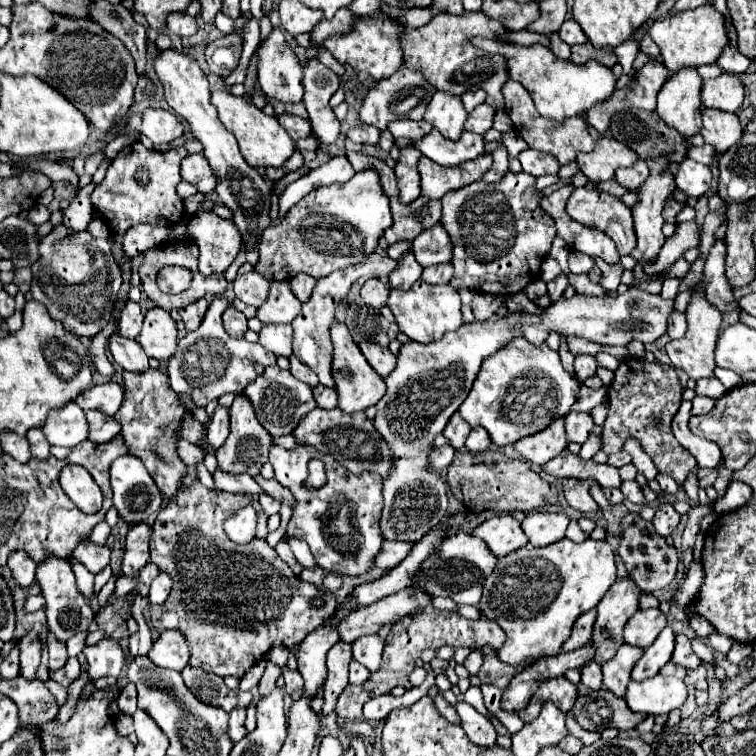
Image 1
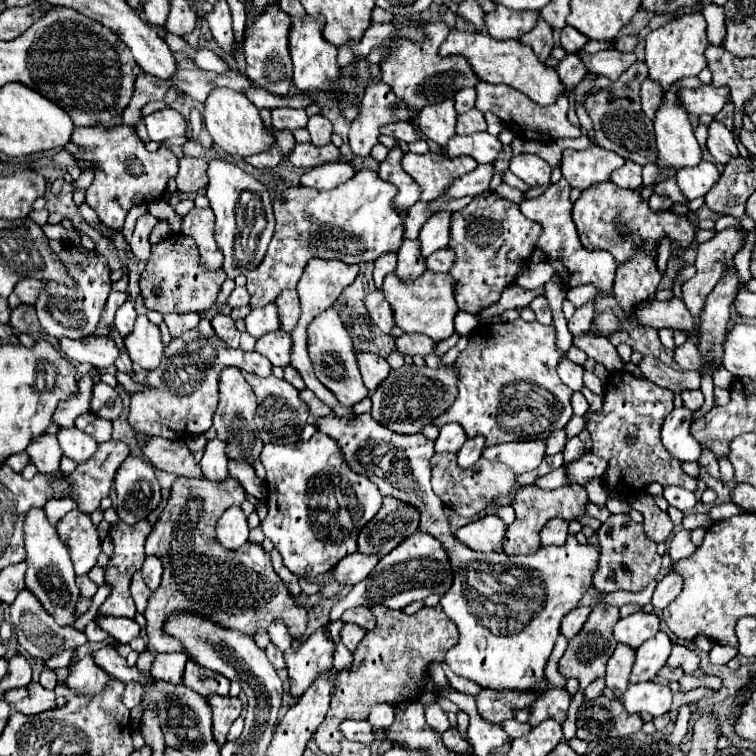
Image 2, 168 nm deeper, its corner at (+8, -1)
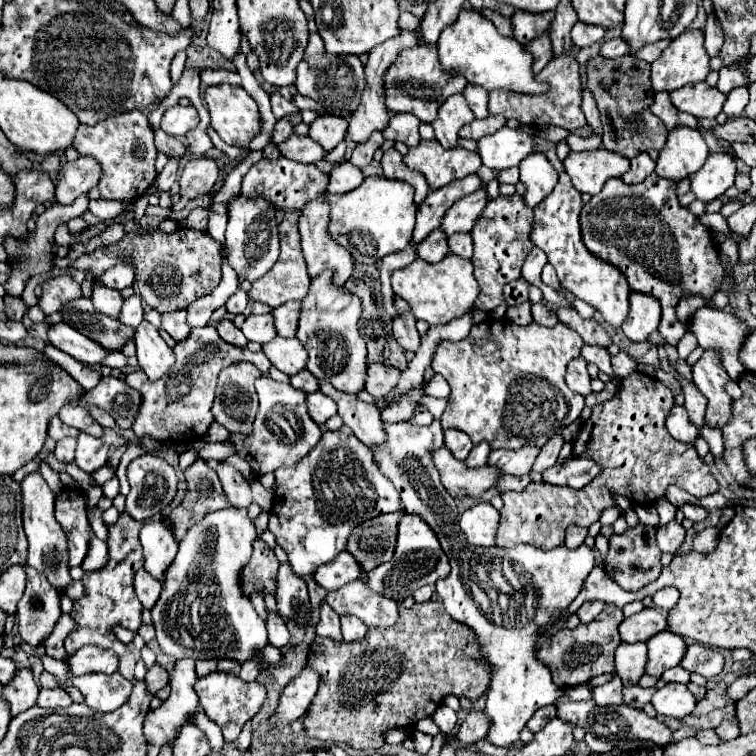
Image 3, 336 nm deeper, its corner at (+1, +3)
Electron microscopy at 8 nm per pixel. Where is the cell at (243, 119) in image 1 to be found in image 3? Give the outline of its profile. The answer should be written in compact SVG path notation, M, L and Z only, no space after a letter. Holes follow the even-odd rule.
M220 83L204 89L204 101L210 111L210 125L212 129L230 145L248 147L248 143L260 133L260 111L256 101L238 85Z

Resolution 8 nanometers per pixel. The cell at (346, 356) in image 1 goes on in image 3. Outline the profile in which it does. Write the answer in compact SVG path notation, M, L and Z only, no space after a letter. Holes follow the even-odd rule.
M322 271L312 279L308 295L300 305L300 321L296 339L304 343L308 351L306 369L320 381L332 383L338 391L358 393L366 381L366 343L358 333L358 319L362 315L362 301L358 295L336 287L332 283L332 271Z

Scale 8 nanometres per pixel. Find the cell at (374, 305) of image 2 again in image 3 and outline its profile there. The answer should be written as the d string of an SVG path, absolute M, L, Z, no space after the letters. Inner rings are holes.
M402 313L392 321L394 327L394 337L398 345L406 351L416 353L420 347L420 333L416 331L416 319L412 313Z

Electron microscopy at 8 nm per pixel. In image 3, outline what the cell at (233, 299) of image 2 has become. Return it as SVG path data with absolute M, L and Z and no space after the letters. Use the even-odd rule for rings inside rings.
M238 289L228 301L226 301L226 311L228 313L232 313L232 315L238 315L238 313L242 313L244 309L246 309L246 305L248 305L248 293L246 291L242 291L242 289Z

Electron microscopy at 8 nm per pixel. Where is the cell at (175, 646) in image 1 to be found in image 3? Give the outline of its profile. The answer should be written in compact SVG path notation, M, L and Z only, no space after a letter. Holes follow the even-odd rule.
M192 659L176 661L174 671L170 673L170 697L162 703L162 707L152 709L144 719L144 735L148 743L164 747L178 737L186 717L198 709L198 695L194 691L196 679Z

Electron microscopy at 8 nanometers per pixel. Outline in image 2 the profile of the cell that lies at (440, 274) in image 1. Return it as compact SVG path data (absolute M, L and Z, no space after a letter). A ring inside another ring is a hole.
M441 249L441 251L435 251L433 255L429 255L425 259L427 263L427 271L433 271L433 273L447 273L451 269L455 261L455 255L451 249Z

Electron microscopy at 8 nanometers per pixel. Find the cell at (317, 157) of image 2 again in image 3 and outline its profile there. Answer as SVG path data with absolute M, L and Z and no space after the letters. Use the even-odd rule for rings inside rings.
M290 135L284 143L278 145L282 157L286 159L292 159L292 161L298 161L298 163L318 163L326 151L314 143L308 135Z

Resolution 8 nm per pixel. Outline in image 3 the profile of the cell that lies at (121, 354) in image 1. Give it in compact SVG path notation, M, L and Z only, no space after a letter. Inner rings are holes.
M66 323L50 325L48 343L52 347L72 355L76 361L86 363L86 365L96 365L96 363L100 363L108 355L108 351L104 347L100 347L96 341L88 339L86 335L78 333L76 329L72 329Z

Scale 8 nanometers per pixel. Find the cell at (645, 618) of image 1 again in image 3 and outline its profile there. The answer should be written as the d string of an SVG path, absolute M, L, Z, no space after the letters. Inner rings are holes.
M648 607L622 621L620 637L626 643L638 643L654 637L664 629L666 629L666 617L662 615L662 611Z

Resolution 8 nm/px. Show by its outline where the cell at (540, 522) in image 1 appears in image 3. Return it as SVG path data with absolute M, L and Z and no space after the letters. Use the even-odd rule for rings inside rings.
M570 525L570 527L566 529L566 547L568 547L568 549L576 549L576 547L580 547L580 545L584 543L586 535L588 535L588 529L586 529L586 527Z

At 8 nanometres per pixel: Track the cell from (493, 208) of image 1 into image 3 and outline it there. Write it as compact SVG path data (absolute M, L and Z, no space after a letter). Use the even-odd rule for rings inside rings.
M514 193L510 197L500 195L498 199L490 199L482 217L474 225L474 229L472 229L472 239L474 239L472 263L474 263L474 277L480 285L480 295L476 299L476 307L480 311L490 313L492 309L496 309L504 299L502 297L504 285L510 281L516 281L520 277L522 263L534 247L530 243L532 221L534 221L532 209L528 209L524 199L518 193Z

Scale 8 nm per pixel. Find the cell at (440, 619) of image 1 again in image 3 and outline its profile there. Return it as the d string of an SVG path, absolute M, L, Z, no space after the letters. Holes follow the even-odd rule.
M440 599L416 603L412 609L400 607L400 617L392 627L370 629L364 639L354 643L334 641L330 637L316 635L316 639L308 647L306 661L312 669L320 673L320 687L306 711L304 729L308 737L320 741L346 743L354 749L378 749L386 743L386 731L412 727L416 721L434 715L434 711L442 705L444 697L456 695L478 699L480 695L484 695L490 683L490 675L488 663L474 663L478 657L480 651L472 629L456 623L448 615Z

